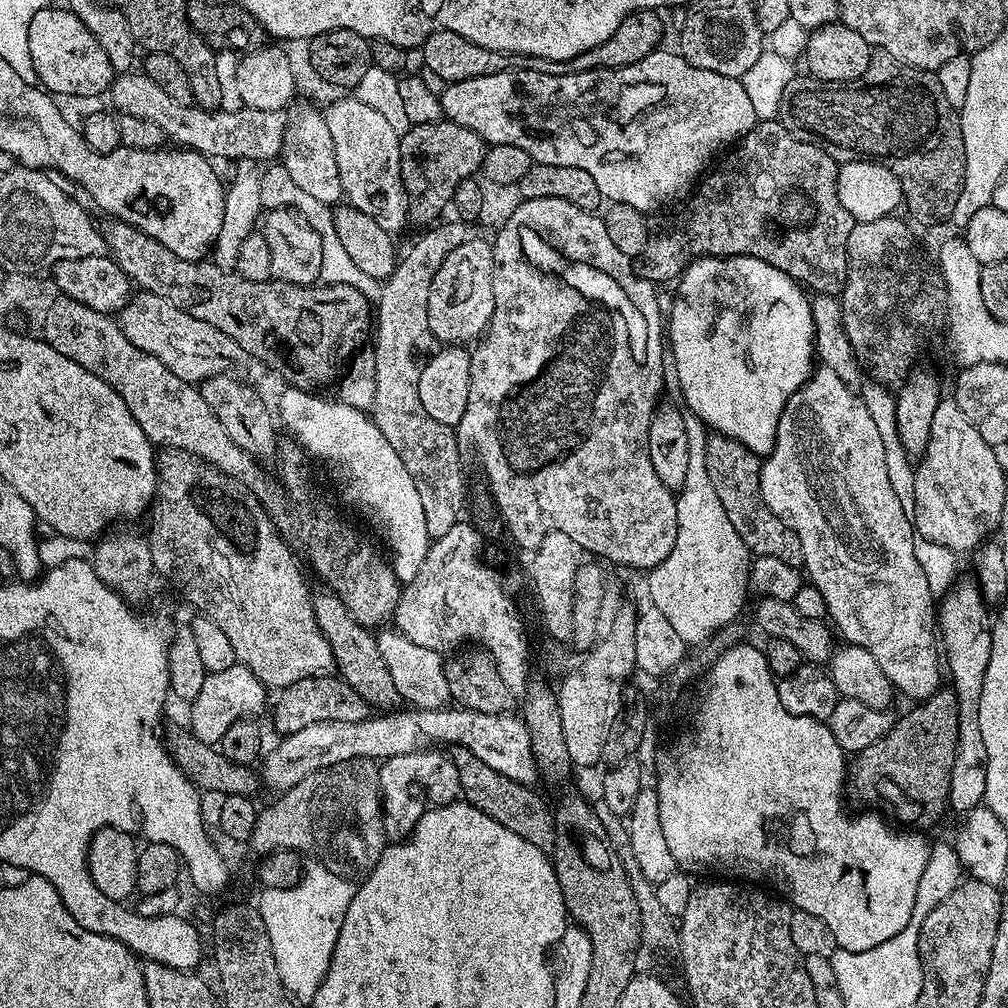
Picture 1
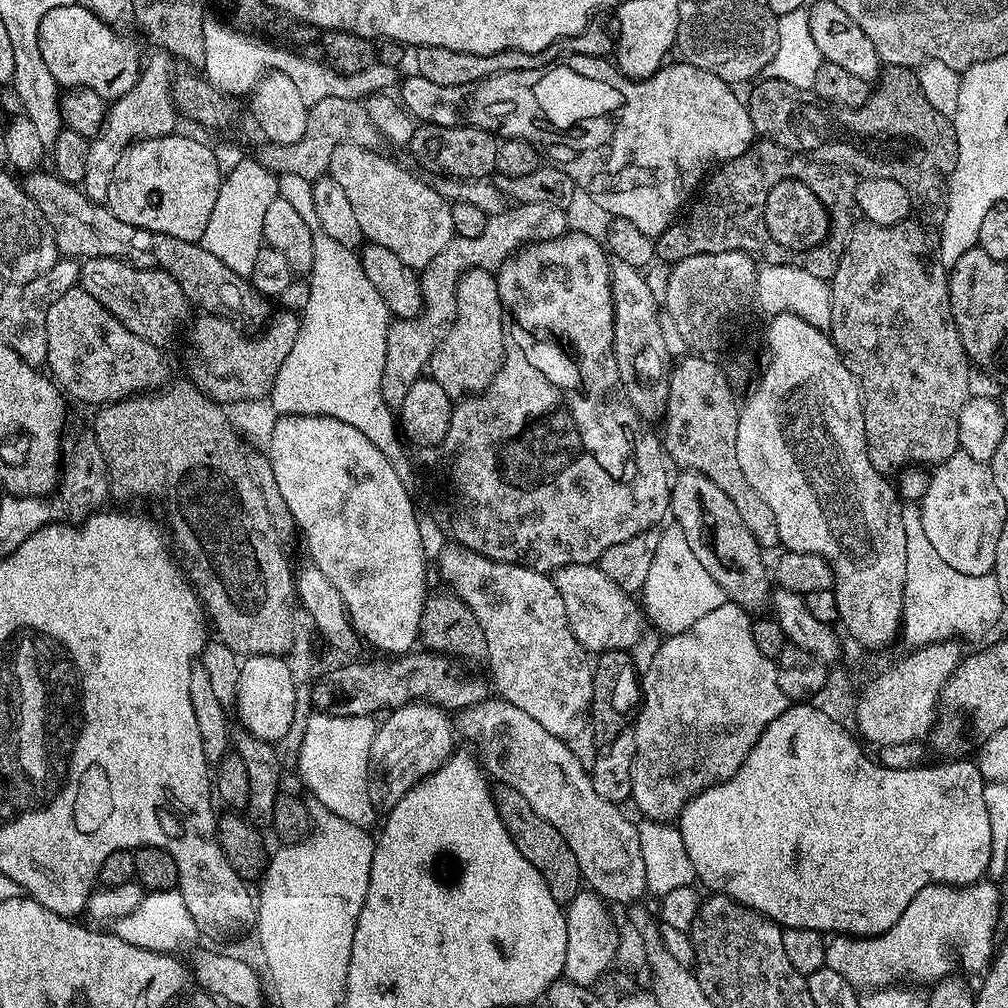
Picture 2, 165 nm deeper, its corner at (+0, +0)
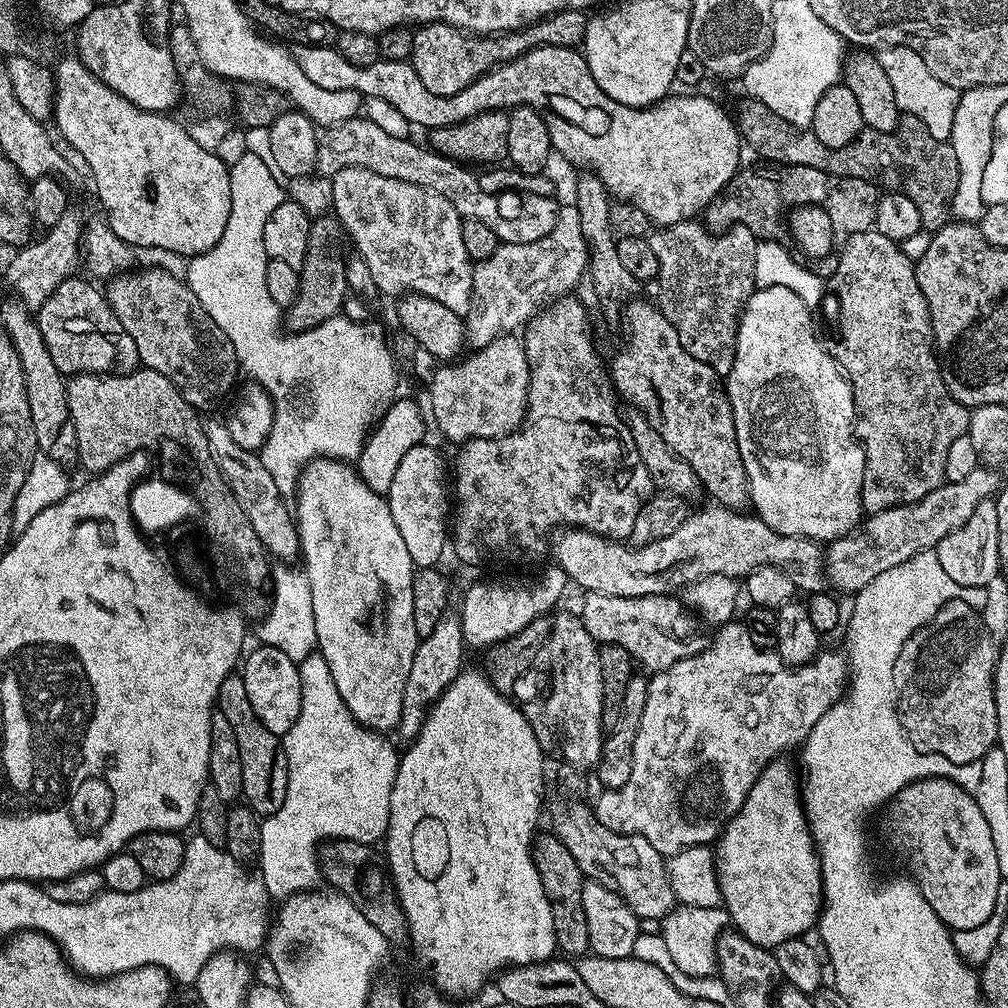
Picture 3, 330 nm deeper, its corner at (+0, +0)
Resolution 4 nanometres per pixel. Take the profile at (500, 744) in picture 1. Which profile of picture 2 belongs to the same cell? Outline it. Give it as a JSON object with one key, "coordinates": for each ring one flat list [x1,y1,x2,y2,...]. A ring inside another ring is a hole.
{"coordinates":[[489,698,472,708,459,709,454,716,454,728,470,743,476,744,480,751,479,763,493,781,514,786,514,790,518,790,518,794,522,794,522,798,526,798,526,802,530,802,530,806,534,806,534,810,538,810,538,814,542,814,542,818,546,818,546,822,550,822,550,826,554,826,554,830,558,830,558,834,566,838,570,850,574,850,574,858,578,858,583,883,601,900,612,906,631,906,641,899,640,895,648,892,642,846,638,846,637,825,631,824,620,813,621,809,617,805,603,800,594,791,586,764,560,741,563,739,555,731,546,730,538,722,534,722,534,718,526,714,526,710,518,710,518,706,499,698]]}

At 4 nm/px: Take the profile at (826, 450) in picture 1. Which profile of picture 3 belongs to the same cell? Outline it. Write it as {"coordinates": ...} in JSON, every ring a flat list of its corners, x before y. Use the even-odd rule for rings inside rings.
{"coordinates":[[786,286,757,287,751,298,744,303,744,311,740,313,740,325,736,331,734,366,726,378,726,391,734,414,738,454,742,454,742,466,746,466,746,478,752,495,751,507,755,515,759,516,762,522,766,522,766,526,778,530,778,534,805,536,807,540,817,542,831,542,859,528,865,515,862,502,864,450,854,431,856,407,852,387,848,385,848,377,840,371,835,356,827,347,823,348,820,345,820,340,812,329,812,316,813,313,806,306,806,302,802,302,802,298,798,298,798,294,794,294,792,290,786,290]]}

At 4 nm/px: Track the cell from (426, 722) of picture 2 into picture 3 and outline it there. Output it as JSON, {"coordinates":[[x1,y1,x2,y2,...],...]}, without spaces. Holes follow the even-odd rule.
{"coordinates":[[445,614,434,626,429,636,421,639,414,654,414,666,410,666,410,678,406,678,404,691,404,709,400,715,398,733,404,742,411,742,420,733,420,728,425,722,426,713,432,704,444,693,444,689,454,682,460,671,466,653,464,642,464,627,460,625,459,615]]}

